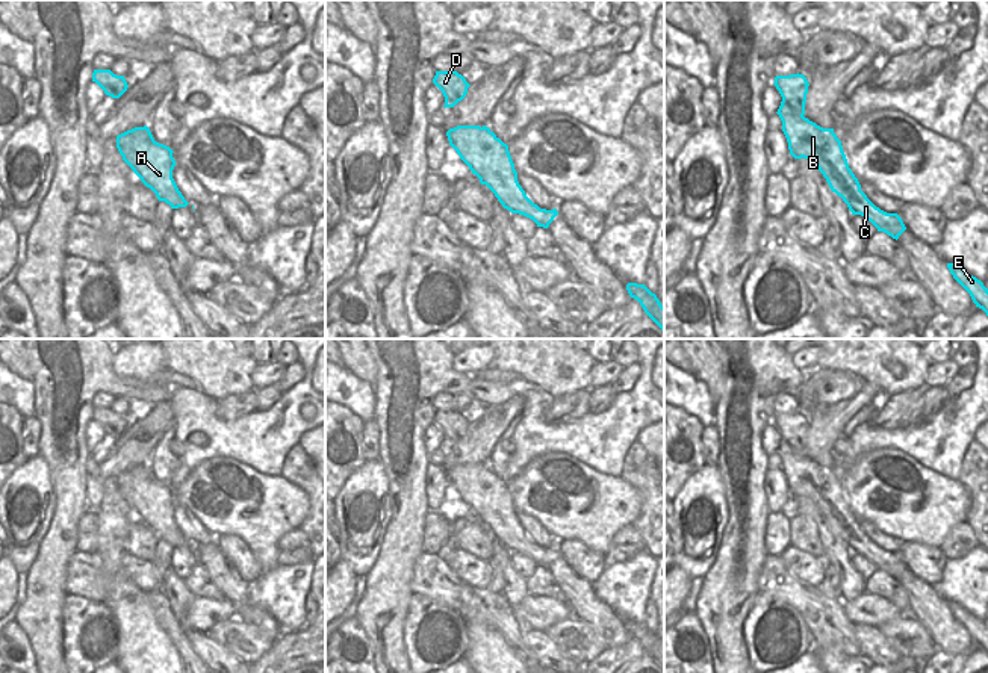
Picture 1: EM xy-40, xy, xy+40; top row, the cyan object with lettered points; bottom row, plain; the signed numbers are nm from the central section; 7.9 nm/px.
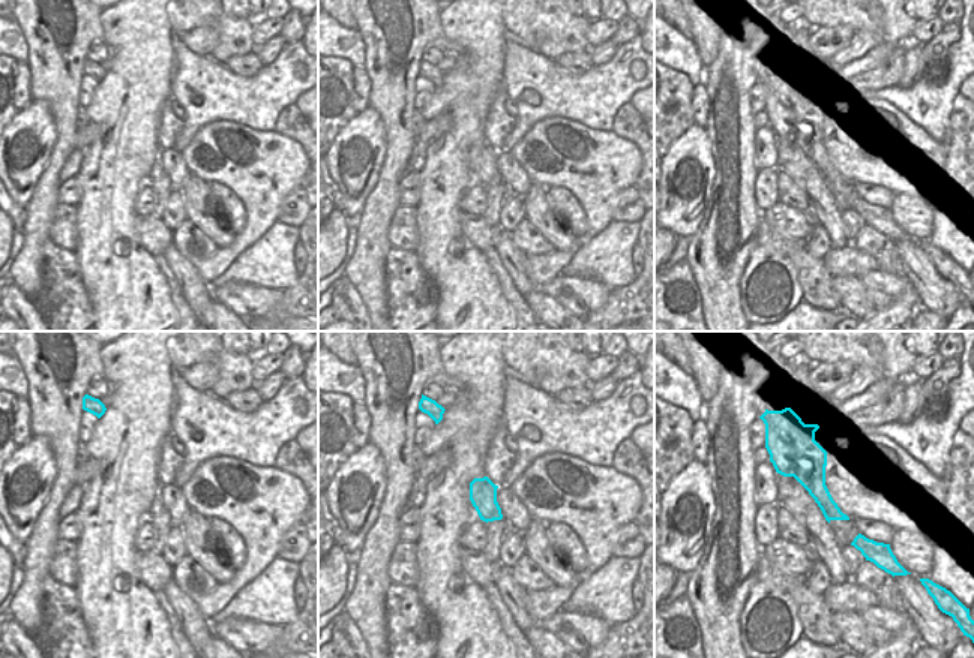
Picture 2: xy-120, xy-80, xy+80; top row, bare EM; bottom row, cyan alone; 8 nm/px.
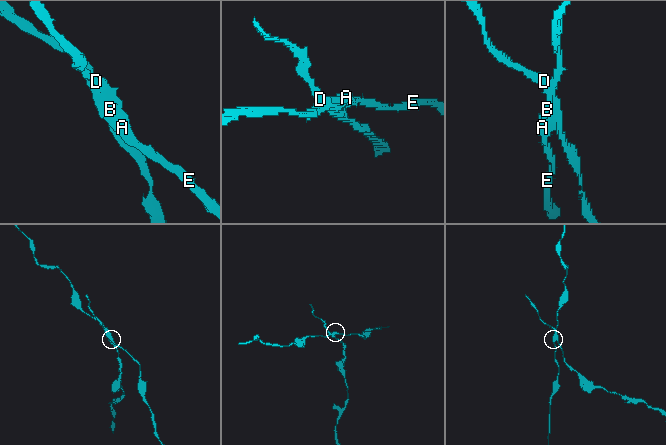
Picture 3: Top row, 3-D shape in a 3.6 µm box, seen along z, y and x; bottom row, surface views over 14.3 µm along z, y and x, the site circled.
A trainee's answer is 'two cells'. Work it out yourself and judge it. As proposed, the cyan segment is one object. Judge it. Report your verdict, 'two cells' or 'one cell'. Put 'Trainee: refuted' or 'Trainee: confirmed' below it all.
two cells
Trainee: confirmed

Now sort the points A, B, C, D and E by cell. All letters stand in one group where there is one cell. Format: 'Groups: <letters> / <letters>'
Groups: A B C E / D

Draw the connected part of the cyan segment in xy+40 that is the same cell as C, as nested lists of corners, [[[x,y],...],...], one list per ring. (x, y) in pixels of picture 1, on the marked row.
[[[847,159],[823,160],[823,177],[831,191],[843,198],[852,215],[864,216],[878,231],[884,231],[897,240],[906,230],[897,213],[887,213],[867,198],[858,178],[849,168]]]

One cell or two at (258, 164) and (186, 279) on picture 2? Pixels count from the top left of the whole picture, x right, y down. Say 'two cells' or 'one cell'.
two cells

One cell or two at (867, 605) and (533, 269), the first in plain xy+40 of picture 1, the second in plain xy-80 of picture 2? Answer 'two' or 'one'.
one

